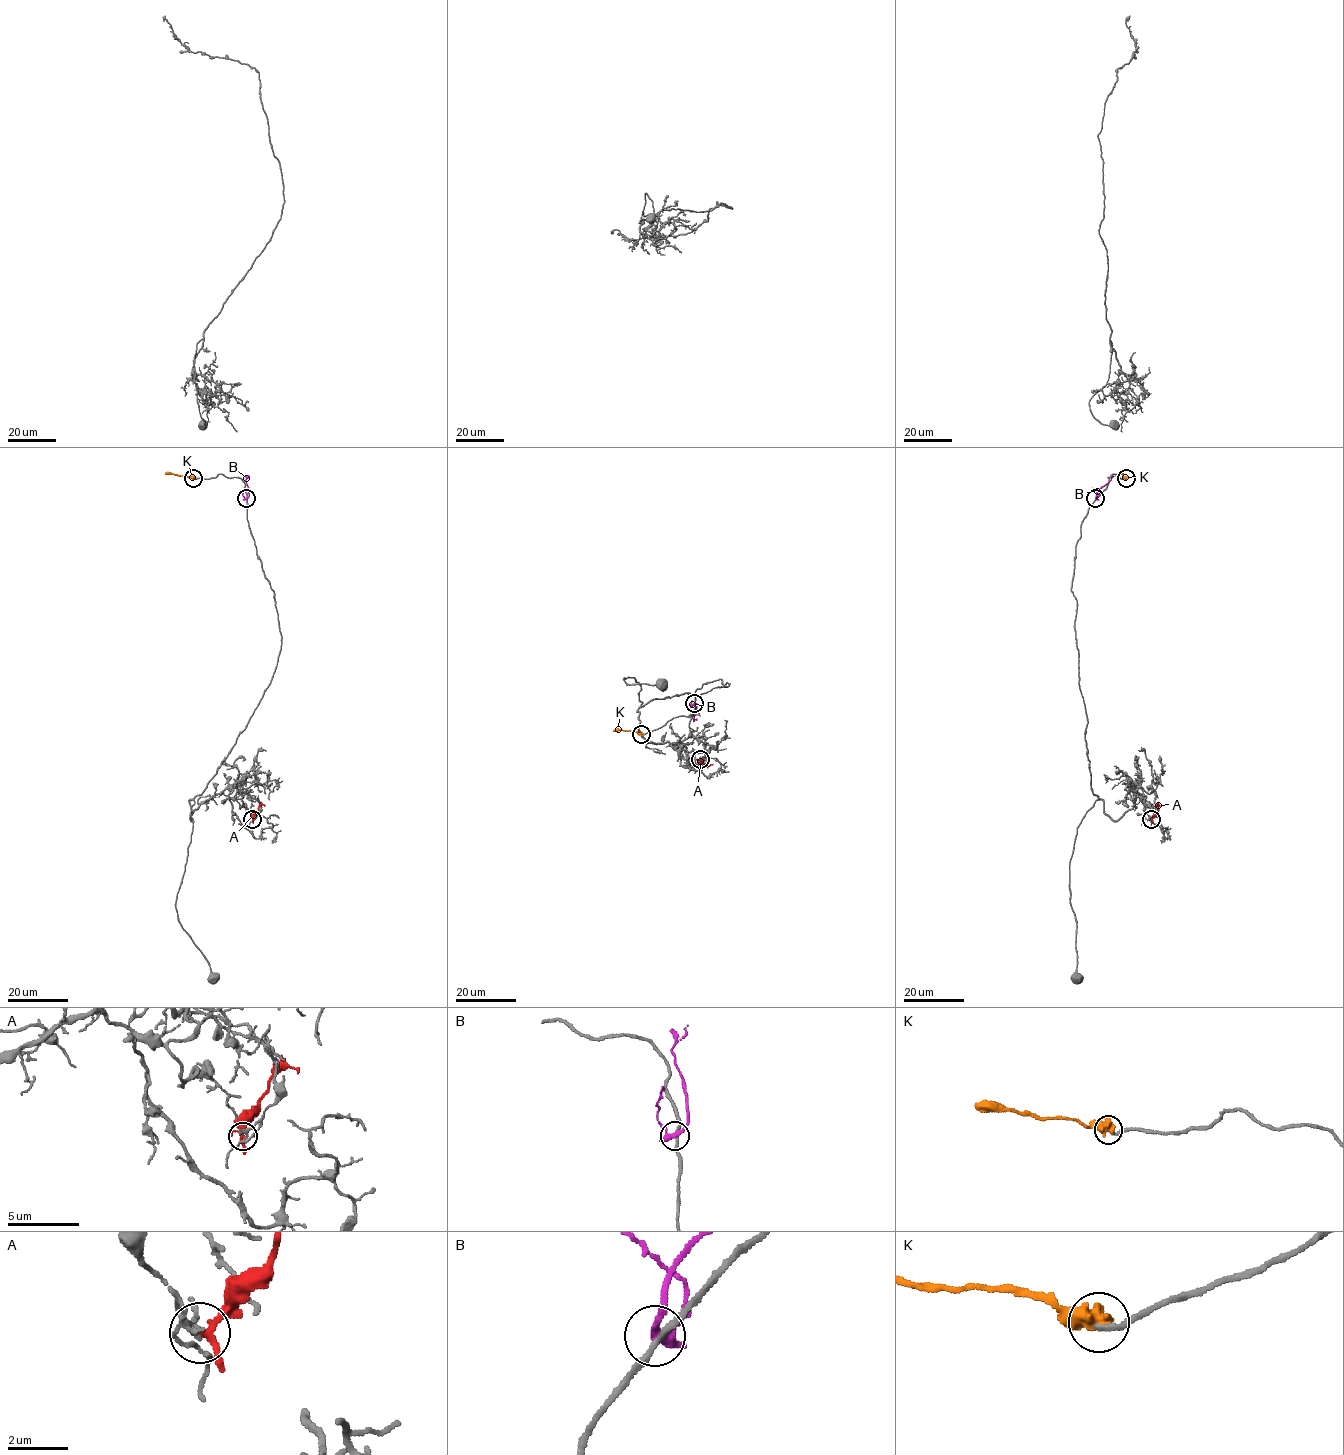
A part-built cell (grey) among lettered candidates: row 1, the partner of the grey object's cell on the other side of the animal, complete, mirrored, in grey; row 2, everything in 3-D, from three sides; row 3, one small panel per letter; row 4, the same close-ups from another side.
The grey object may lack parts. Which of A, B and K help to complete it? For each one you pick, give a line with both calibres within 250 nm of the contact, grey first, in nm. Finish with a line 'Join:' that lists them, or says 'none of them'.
Join: none of them

